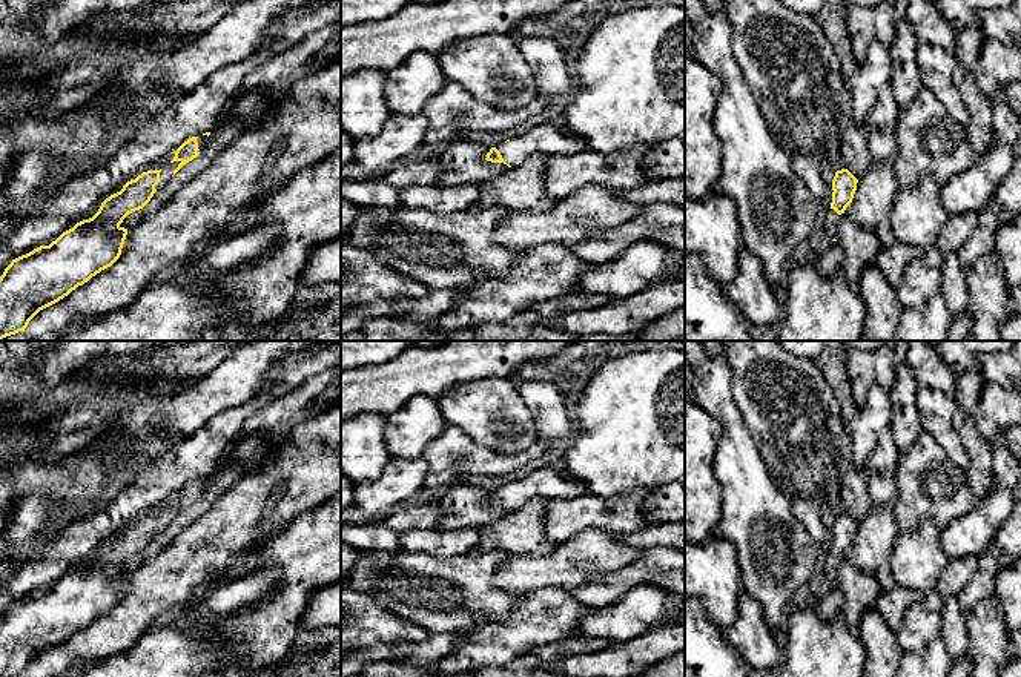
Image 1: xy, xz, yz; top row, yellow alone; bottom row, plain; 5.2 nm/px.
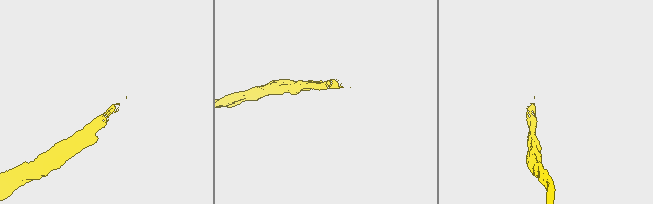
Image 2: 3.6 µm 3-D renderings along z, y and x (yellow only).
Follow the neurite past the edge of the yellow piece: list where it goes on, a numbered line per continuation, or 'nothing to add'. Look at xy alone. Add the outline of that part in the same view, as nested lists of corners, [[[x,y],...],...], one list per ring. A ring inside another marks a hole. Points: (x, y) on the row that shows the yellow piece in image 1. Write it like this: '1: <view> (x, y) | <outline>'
1: xy (166, 172) | [[[173,161],[166,164],[161,172],[160,172],[160,181],[155,186],[155,189],[160,189],[161,186],[164,186],[167,183],[167,180],[173,175],[173,170],[178,167],[181,161]]]

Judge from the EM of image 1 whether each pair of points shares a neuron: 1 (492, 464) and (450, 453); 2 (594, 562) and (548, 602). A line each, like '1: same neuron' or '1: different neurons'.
1: same neuron
2: different neurons

